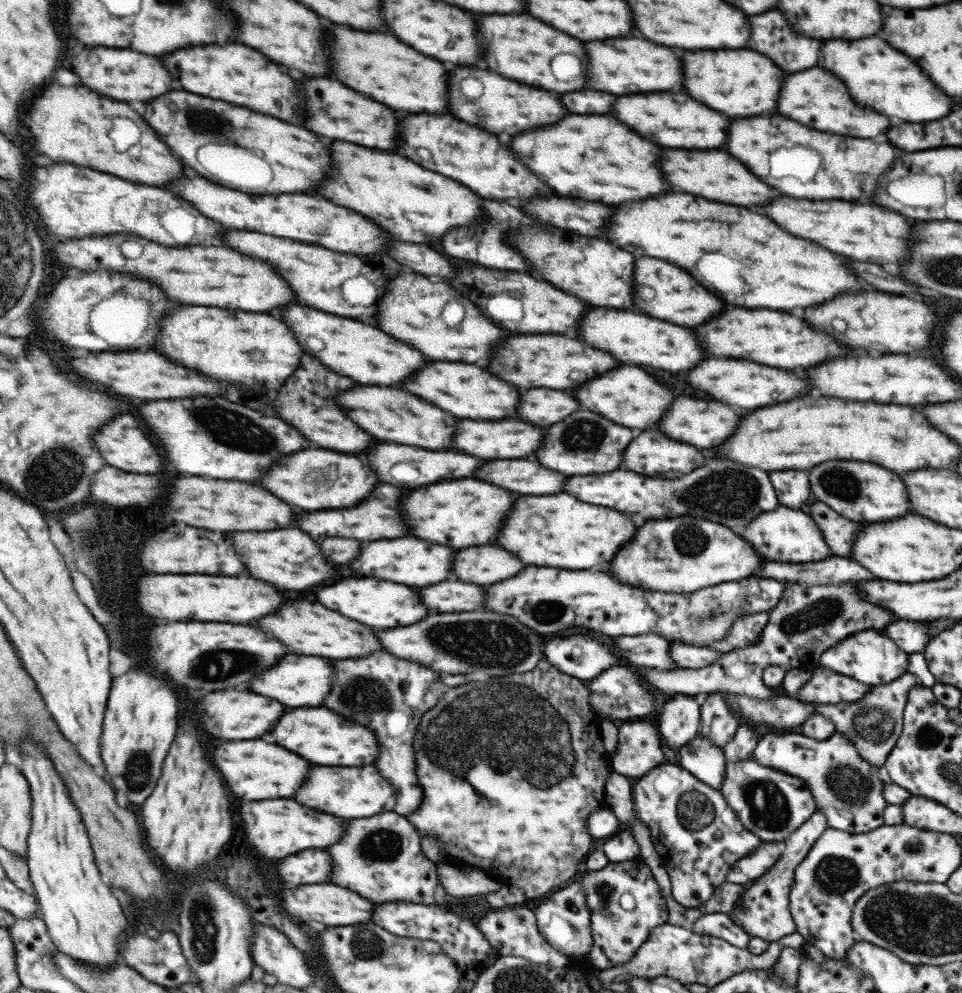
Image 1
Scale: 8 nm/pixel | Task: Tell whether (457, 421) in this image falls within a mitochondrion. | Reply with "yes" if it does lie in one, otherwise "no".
no

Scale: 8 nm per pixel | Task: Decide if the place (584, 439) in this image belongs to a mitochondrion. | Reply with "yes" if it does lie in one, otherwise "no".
yes

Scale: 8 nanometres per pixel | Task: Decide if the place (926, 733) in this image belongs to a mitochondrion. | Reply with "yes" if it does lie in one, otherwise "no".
yes

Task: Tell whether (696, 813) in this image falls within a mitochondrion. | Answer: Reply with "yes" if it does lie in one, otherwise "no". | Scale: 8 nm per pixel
yes

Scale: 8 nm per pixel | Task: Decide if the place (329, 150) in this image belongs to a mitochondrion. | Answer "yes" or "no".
no

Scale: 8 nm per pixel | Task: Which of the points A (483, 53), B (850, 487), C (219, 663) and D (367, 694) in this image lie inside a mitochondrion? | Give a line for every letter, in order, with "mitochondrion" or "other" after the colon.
A: other
B: mitochondrion
C: mitochondrion
D: mitochondrion

